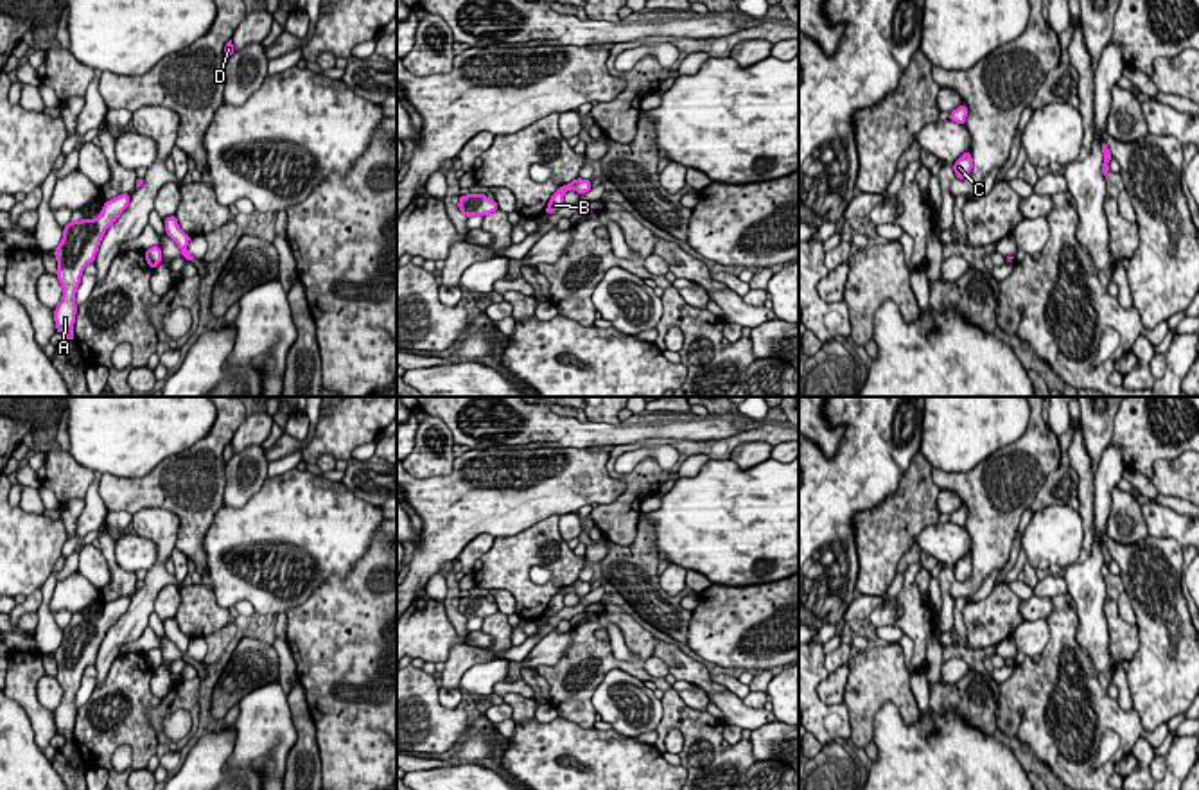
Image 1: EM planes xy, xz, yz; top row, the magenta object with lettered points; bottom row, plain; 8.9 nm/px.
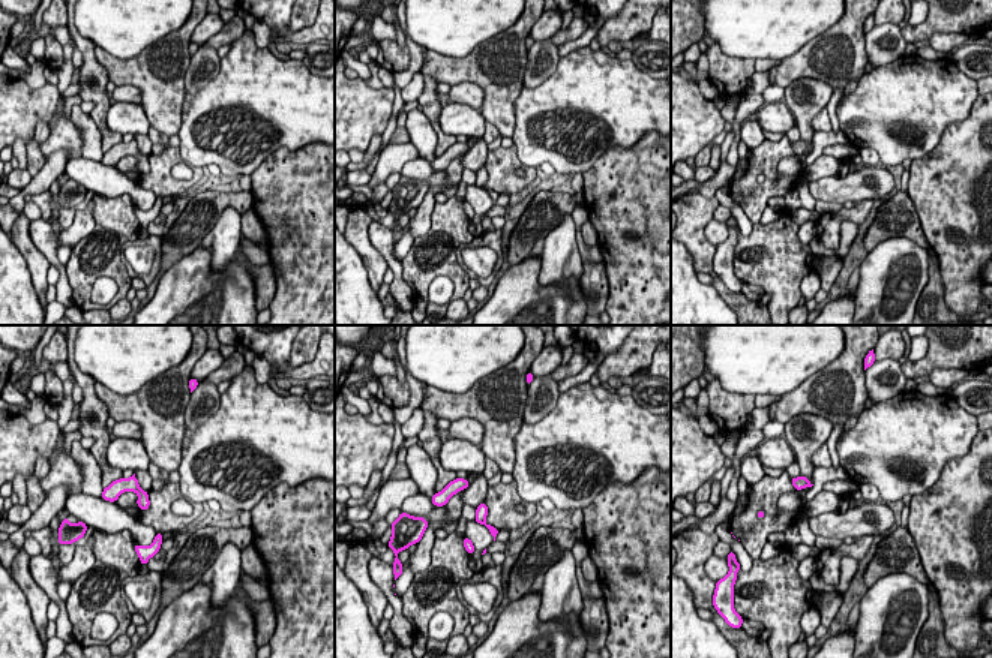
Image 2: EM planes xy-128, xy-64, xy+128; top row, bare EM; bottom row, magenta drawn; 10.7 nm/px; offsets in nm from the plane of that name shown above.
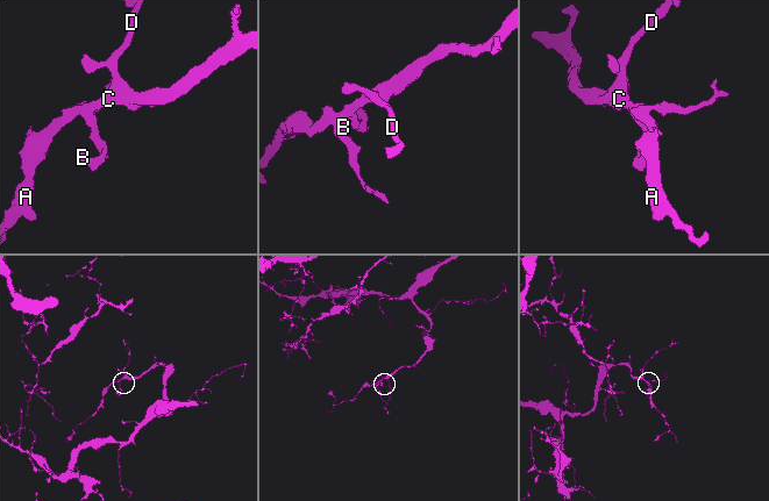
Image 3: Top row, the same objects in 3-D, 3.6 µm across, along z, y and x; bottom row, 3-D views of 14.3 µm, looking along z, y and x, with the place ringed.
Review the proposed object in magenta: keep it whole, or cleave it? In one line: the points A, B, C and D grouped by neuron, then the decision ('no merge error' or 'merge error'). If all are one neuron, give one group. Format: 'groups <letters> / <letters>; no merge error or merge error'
groups A B C D; no merge error

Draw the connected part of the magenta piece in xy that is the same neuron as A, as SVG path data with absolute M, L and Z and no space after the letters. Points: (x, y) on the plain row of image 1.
M120 596L102 607L102 614L95 621L70 623L63 630L63 641L54 652L57 663L56 679L63 688L63 698L54 711L56 733L65 742L75 743L74 725L77 716L75 695L81 686L84 670L95 664L101 643L106 632L127 610L131 596Z

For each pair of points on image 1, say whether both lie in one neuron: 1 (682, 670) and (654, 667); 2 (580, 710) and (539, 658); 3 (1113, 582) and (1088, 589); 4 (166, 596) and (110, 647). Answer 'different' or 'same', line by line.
1: different
2: different
3: different
4: different

